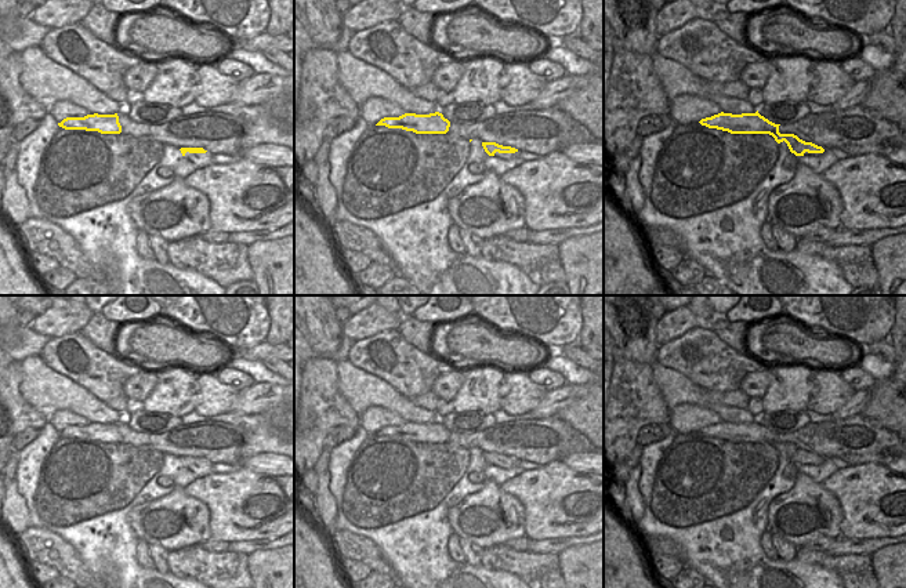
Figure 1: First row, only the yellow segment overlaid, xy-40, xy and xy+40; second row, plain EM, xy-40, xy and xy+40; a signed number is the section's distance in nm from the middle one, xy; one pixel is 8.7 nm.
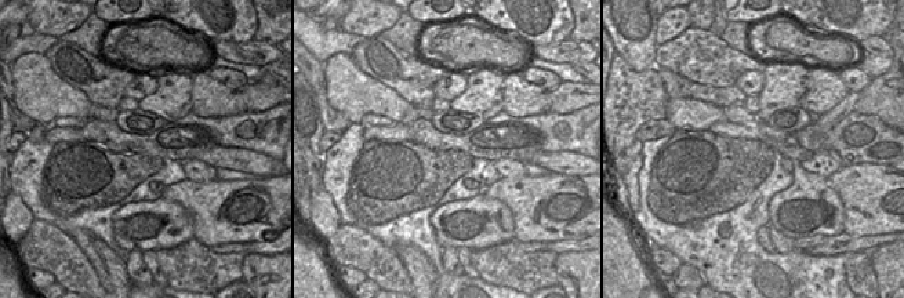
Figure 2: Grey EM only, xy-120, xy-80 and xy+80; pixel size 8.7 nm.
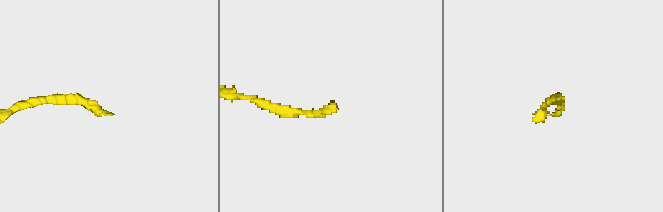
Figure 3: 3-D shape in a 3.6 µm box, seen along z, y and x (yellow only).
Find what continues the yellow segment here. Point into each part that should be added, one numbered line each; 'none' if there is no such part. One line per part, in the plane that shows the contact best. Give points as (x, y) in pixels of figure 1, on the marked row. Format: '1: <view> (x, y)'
none.

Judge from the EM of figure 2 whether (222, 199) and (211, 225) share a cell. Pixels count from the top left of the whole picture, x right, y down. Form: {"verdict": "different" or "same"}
{"verdict": "same"}

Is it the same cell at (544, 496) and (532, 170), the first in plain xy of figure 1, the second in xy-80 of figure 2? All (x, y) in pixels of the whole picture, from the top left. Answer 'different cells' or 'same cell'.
different cells

